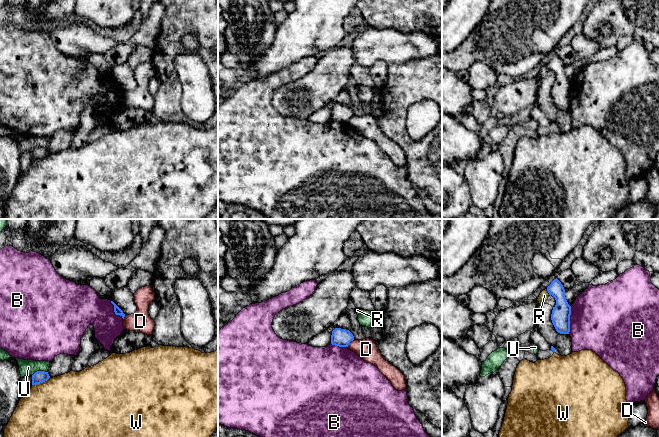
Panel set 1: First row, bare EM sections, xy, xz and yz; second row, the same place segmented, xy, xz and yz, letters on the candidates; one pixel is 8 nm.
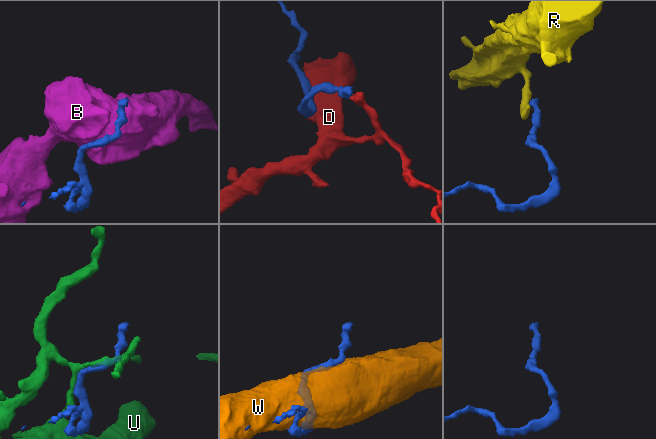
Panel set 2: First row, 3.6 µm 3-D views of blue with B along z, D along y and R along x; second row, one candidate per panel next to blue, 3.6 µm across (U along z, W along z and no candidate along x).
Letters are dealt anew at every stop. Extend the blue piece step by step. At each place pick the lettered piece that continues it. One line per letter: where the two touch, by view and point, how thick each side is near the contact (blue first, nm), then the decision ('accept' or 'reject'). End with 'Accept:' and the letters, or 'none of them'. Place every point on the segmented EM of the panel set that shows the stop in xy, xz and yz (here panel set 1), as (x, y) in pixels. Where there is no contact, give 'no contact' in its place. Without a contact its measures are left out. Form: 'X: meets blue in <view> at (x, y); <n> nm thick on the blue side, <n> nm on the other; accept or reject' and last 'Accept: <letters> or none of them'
B: meets blue in yz at (569, 320); 150 nm thick on the blue side, 480 nm on the other; reject
D: meets blue in xz at (349, 343); 140 nm thick on the blue side, 170 nm on the other; reject
R: meets blue in yz at (548, 292); 150 nm thick on the blue side, 70 nm on the other; reject
U: meets blue in xy at (39, 371); 100 nm thick on the blue side, 130 nm on the other; reject
W: meets blue in xy at (40, 382); 100 nm thick on the blue side, 480 nm on the other; reject
Accept: none of them

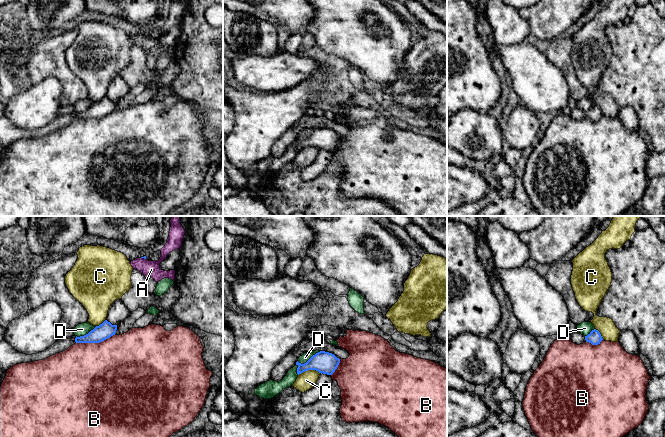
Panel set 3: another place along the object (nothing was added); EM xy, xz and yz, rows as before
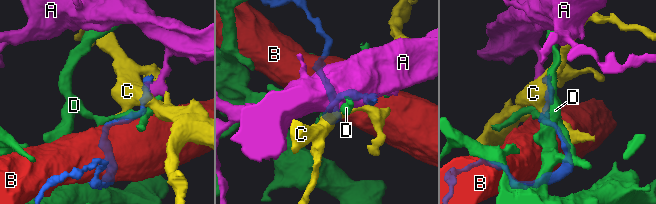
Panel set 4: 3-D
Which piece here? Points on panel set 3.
A: meets blue in xy at (143, 257); 20 nm thick on the blue side, 130 nm on the other; reject
B: meets blue in xy at (95, 342); 130 nm thick on the blue side, 500 nm on the other; reject
C: meets blue in xz at (309, 369); 180 nm thick on the blue side, 140 nm on the other; accept
D: meets blue in xz at (309, 359); 180 nm thick on the blue side, 70 nm on the other; reject
Accept: C

